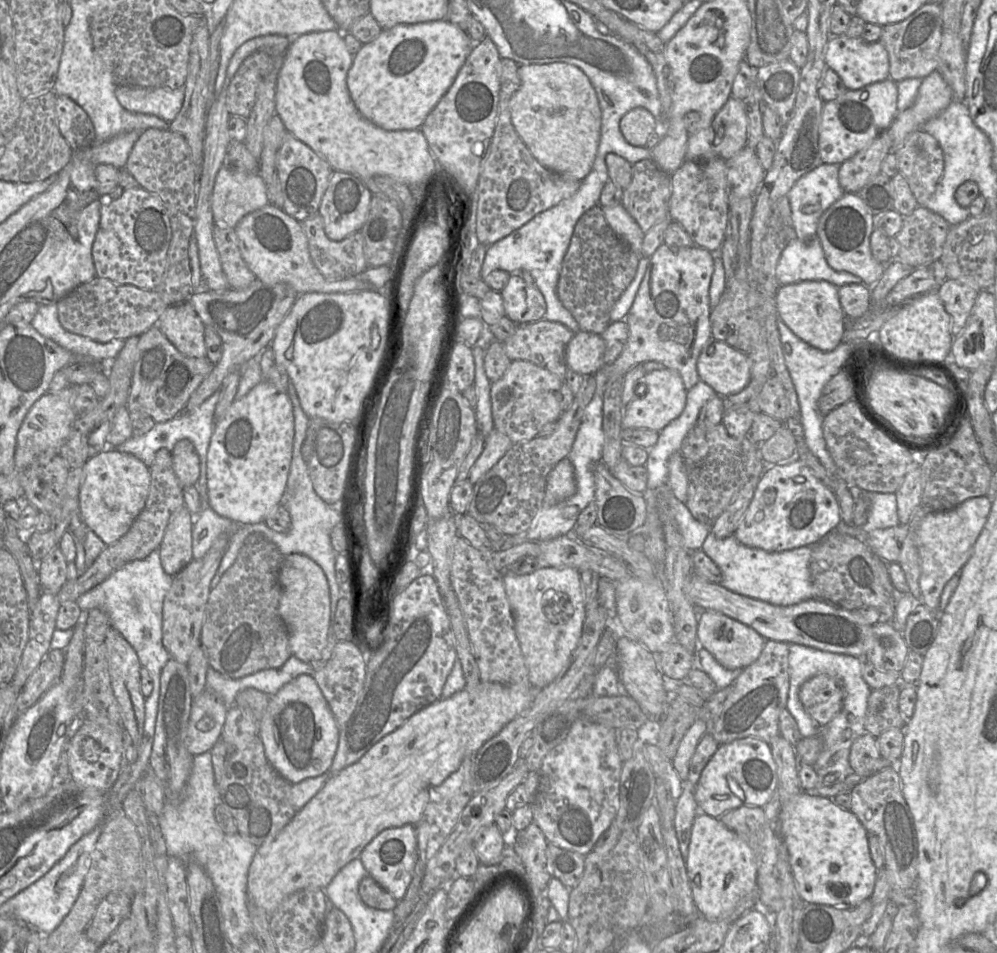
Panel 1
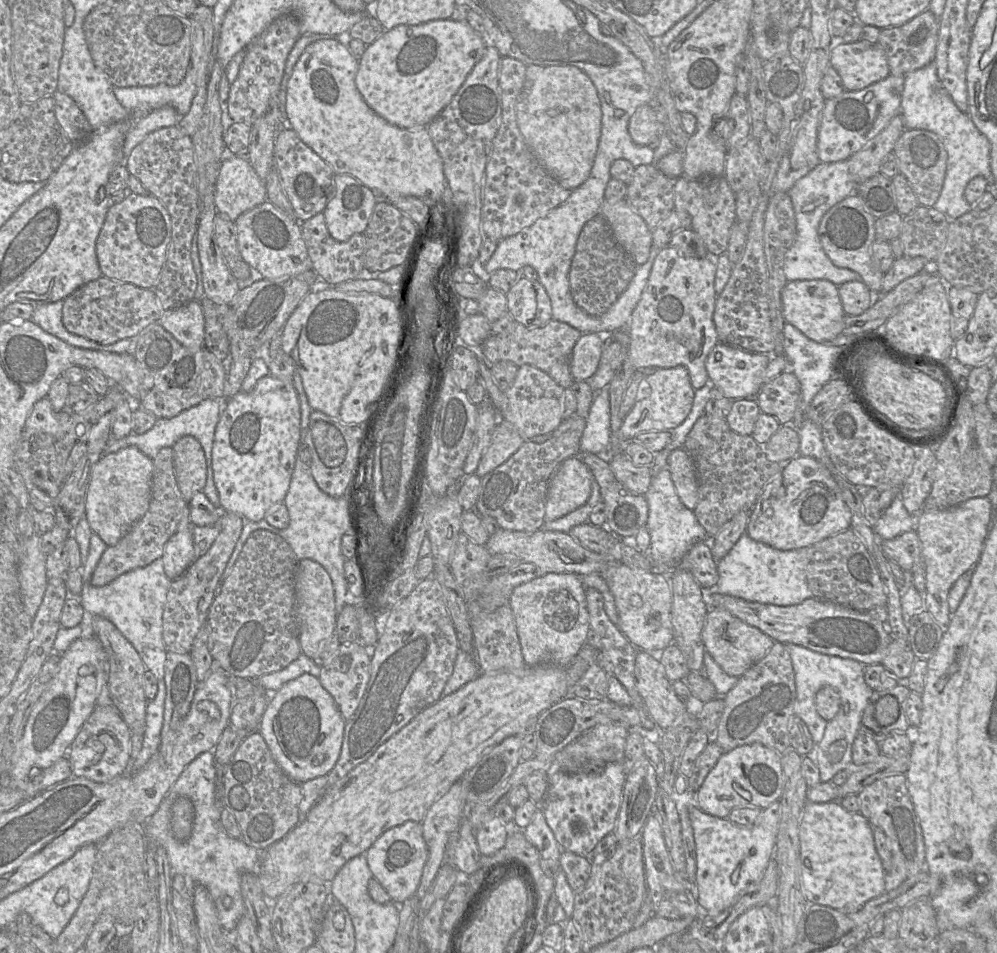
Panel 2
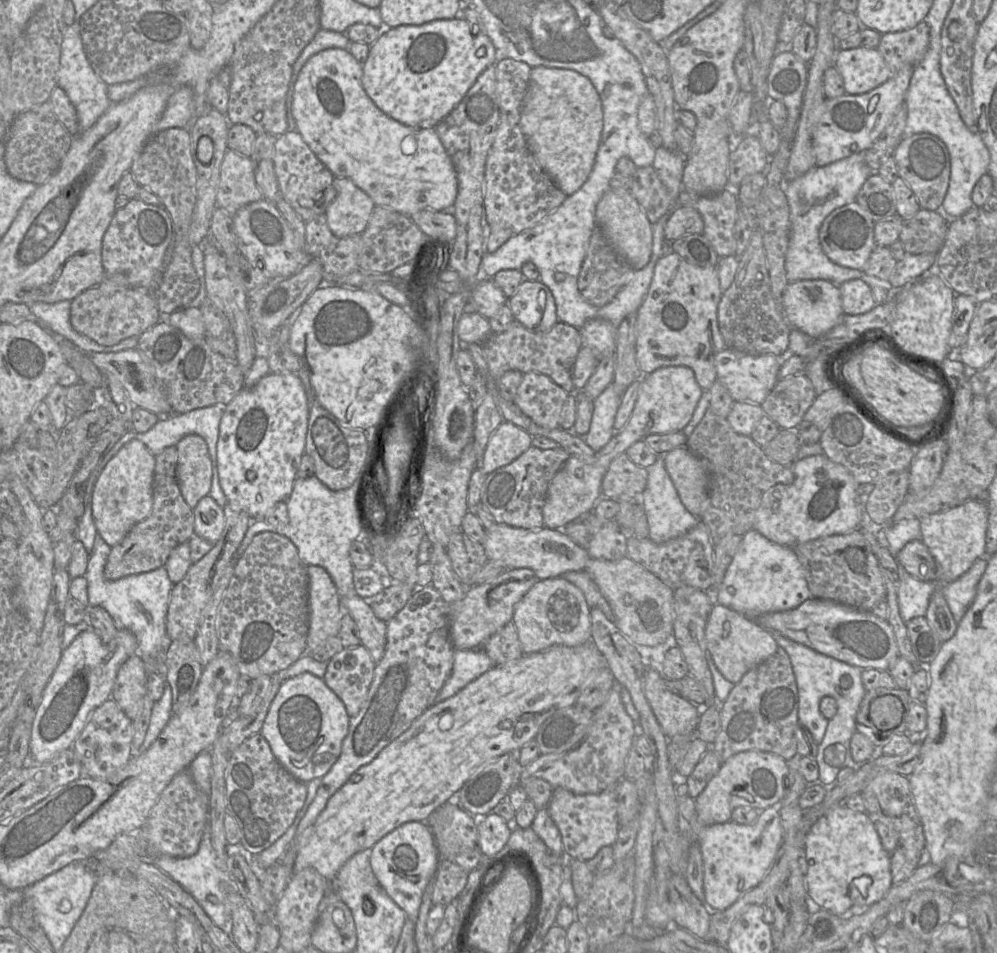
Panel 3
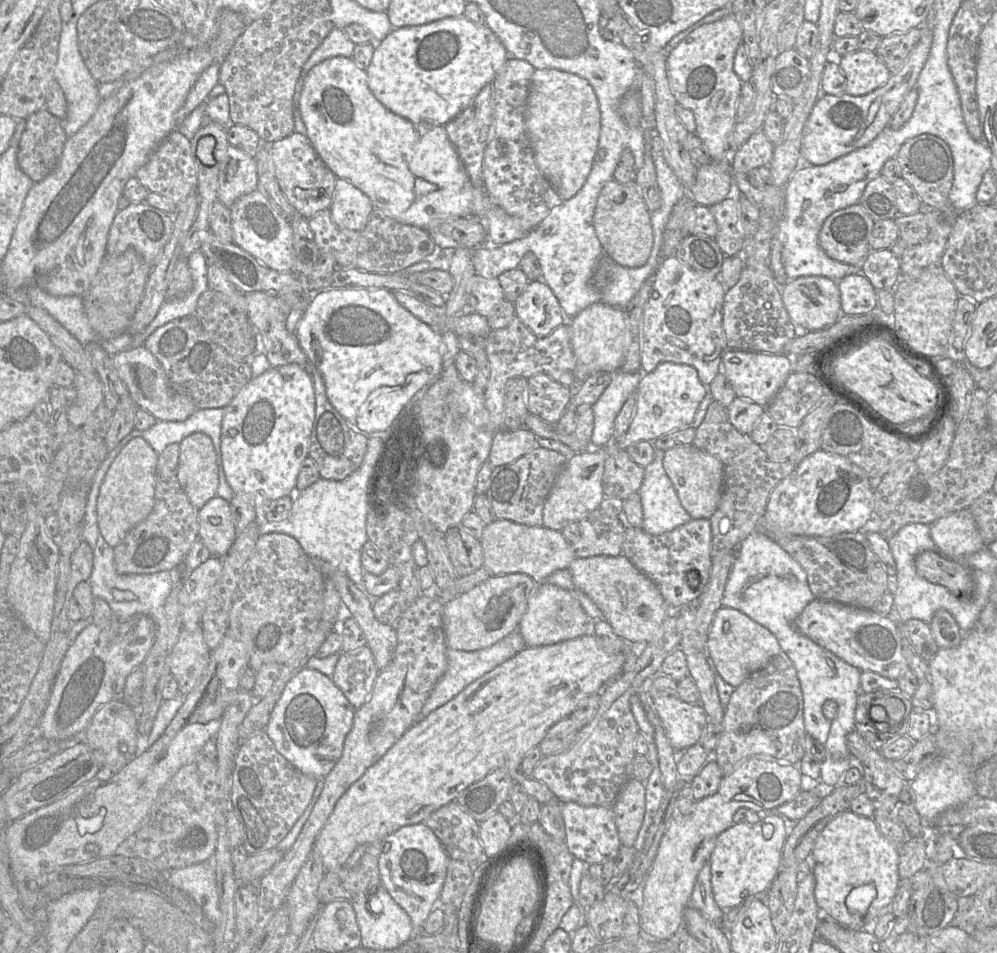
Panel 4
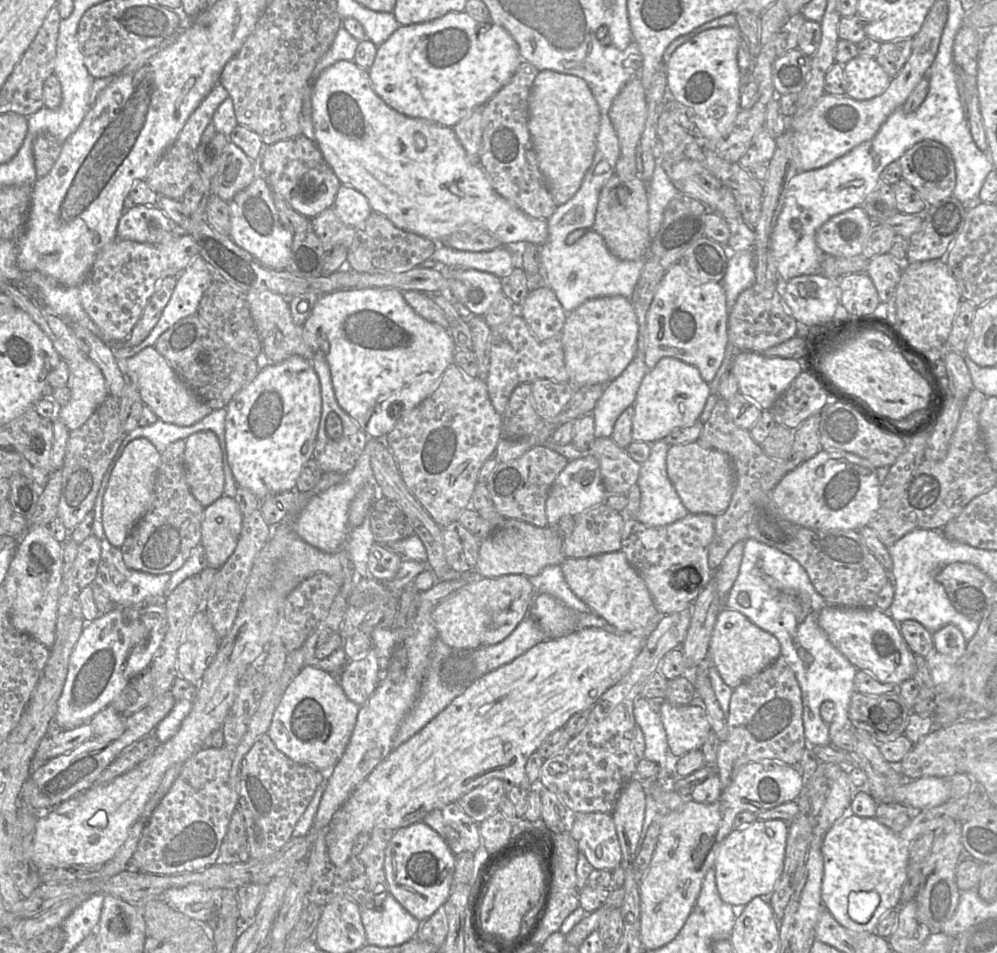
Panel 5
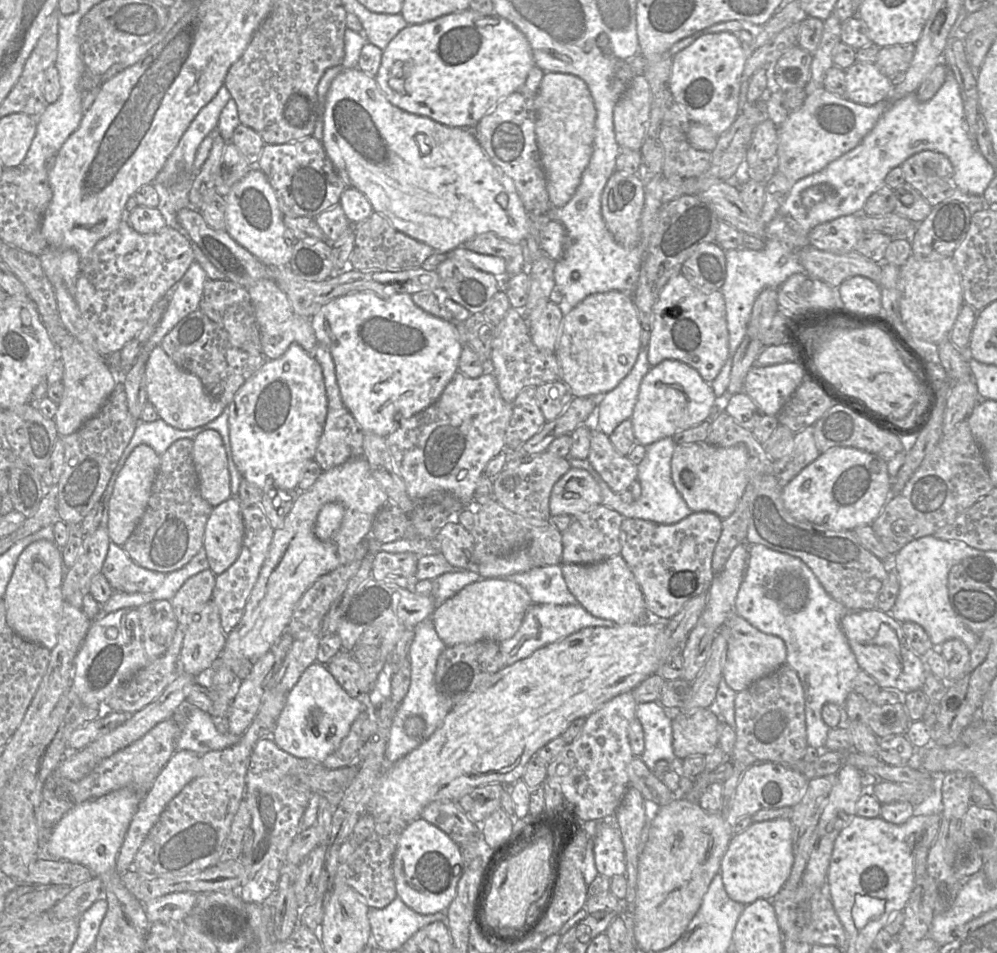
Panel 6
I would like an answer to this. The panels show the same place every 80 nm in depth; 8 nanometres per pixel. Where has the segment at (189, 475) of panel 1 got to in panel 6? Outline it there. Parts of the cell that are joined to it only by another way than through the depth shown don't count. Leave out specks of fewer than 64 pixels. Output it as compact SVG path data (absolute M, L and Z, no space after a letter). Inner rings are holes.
M205 430L193 439L193 462L202 498L212 507L232 497L225 446L215 430Z

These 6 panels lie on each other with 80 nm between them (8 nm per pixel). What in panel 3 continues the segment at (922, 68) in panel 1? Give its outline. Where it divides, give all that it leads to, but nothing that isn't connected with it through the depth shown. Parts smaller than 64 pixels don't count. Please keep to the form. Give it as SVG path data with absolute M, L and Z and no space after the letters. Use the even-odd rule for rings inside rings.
M926 21L915 27L882 34L877 47L892 73L904 66L917 66L924 58L930 44L930 29Z

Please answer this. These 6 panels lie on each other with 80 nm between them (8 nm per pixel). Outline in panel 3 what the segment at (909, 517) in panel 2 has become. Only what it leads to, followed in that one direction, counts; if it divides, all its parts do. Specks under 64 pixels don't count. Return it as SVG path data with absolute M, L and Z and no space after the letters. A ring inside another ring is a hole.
M902 519L884 526L884 533L877 535L882 546L888 547L895 557L899 551L912 540L921 540L920 519Z

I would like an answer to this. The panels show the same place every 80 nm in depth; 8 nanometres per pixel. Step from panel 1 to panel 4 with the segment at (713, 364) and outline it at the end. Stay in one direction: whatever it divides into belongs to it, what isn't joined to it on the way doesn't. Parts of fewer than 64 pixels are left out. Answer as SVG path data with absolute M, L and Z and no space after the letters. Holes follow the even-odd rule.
M727 349L721 361L721 372L730 380L736 396L766 406L792 372L792 357L786 354Z

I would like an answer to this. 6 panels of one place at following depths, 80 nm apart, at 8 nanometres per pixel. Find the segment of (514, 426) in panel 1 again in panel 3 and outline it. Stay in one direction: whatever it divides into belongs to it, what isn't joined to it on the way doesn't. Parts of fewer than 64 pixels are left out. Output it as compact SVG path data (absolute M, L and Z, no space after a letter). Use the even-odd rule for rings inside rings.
M531 371L523 374L513 402L537 425L554 429L560 428L560 416L568 394L547 375Z

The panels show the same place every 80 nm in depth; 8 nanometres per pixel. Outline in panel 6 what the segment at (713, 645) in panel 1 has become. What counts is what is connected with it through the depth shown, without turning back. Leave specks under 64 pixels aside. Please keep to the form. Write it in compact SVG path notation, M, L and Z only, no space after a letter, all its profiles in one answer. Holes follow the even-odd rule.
M732 613L725 620L717 633L722 633L727 640L727 653L722 677L726 684L737 693L786 664L784 641L775 635L761 632L736 613Z

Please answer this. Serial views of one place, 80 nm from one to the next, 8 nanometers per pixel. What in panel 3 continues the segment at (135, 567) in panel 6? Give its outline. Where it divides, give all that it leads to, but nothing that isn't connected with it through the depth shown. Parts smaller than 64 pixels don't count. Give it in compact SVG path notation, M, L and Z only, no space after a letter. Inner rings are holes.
M97 533L84 577L87 581L88 606L101 606L112 617L118 630L132 632L137 640L138 652L150 655L159 650L166 633L166 615L170 594L174 584L170 581L165 567L140 574L129 575L115 581L104 577L104 567L111 547Z

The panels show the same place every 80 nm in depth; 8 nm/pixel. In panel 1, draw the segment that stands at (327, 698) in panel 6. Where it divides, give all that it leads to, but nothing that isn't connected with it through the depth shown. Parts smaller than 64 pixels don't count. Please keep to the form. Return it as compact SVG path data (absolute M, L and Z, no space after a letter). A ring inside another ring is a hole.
M302 674L270 696L267 710L258 725L258 735L271 766L285 780L295 784L330 769L340 731L317 682L312 676Z

